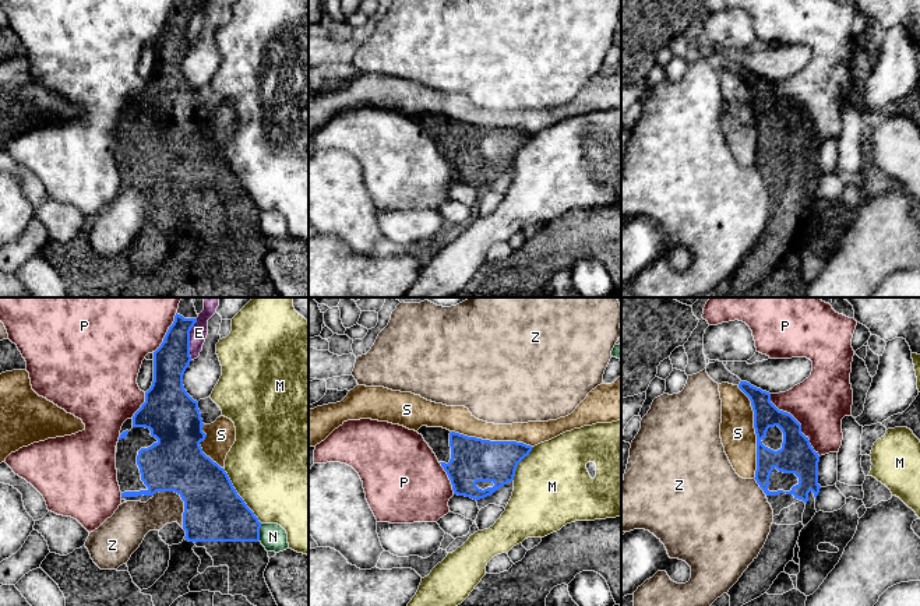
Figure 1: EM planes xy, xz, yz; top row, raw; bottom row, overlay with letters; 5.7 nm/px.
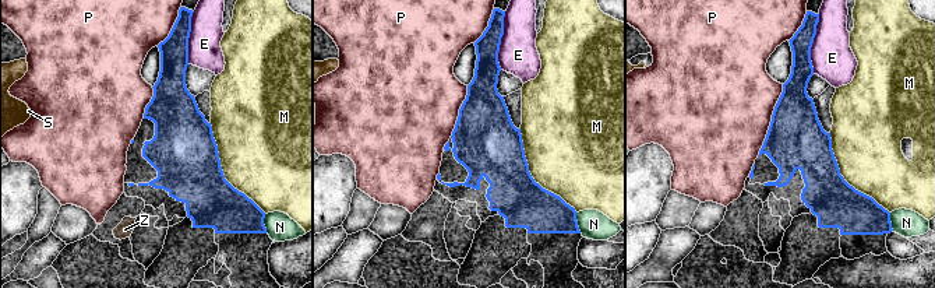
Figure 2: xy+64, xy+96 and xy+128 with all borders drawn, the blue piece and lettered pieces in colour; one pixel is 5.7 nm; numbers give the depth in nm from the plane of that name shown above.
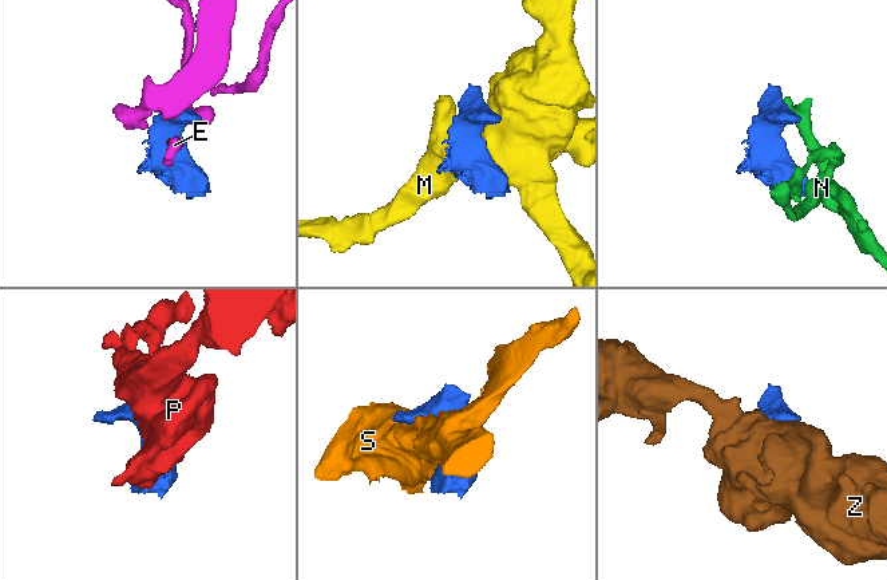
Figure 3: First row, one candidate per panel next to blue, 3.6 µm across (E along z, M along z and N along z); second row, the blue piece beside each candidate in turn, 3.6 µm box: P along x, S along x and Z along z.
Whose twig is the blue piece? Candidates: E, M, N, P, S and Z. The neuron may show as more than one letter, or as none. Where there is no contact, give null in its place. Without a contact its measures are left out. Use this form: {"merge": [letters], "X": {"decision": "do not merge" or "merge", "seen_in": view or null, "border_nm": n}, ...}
{"merge": [], "E": {"decision": "do not merge", "seen_in": "xy", "border_nm": 240}, "M": {"decision": "do not merge", "seen_in": "xy", "border_nm": 380}, "N": {"decision": "do not merge", "seen_in": "xy", "border_nm": 100}, "P": {"decision": "do not merge", "seen_in": "yz", "border_nm": 460}, "S": {"decision": "do not merge", "seen_in": "yz", "border_nm": 550}, "Z": {"decision": "do not merge", "seen_in": "xy", "border_nm": 260}}

